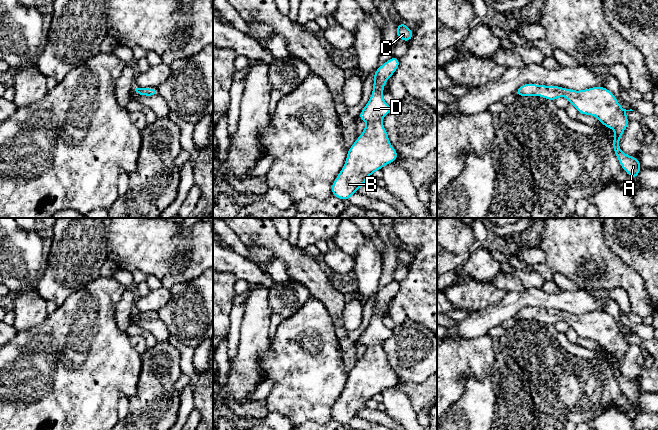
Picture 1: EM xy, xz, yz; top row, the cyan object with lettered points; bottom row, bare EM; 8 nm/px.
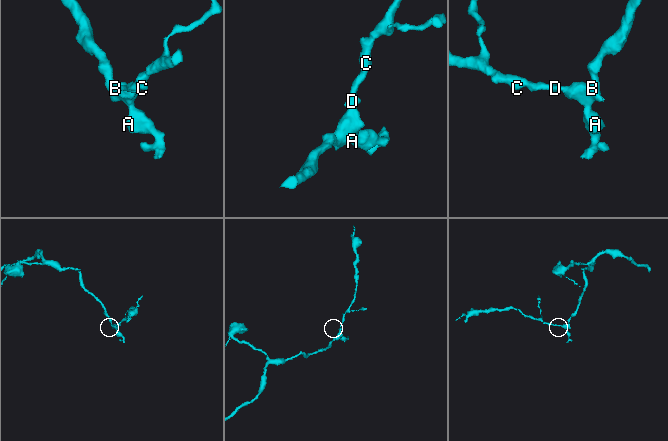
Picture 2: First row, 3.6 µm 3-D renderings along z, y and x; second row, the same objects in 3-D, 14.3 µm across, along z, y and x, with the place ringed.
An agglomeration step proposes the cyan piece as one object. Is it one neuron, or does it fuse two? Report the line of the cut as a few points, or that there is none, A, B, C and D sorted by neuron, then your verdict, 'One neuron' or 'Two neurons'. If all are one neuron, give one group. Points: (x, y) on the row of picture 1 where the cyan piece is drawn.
No split. Groups: A B C D. One neuron

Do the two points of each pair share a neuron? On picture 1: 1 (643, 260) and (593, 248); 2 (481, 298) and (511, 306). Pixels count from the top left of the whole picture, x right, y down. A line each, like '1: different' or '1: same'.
1: different
2: different

